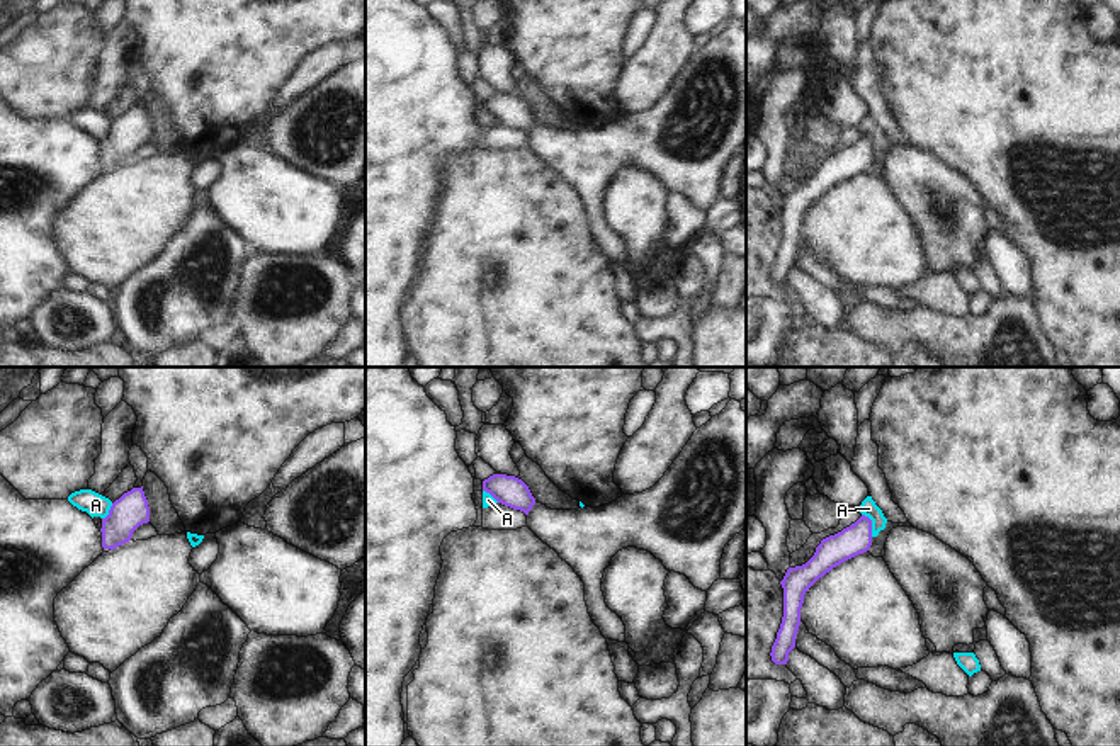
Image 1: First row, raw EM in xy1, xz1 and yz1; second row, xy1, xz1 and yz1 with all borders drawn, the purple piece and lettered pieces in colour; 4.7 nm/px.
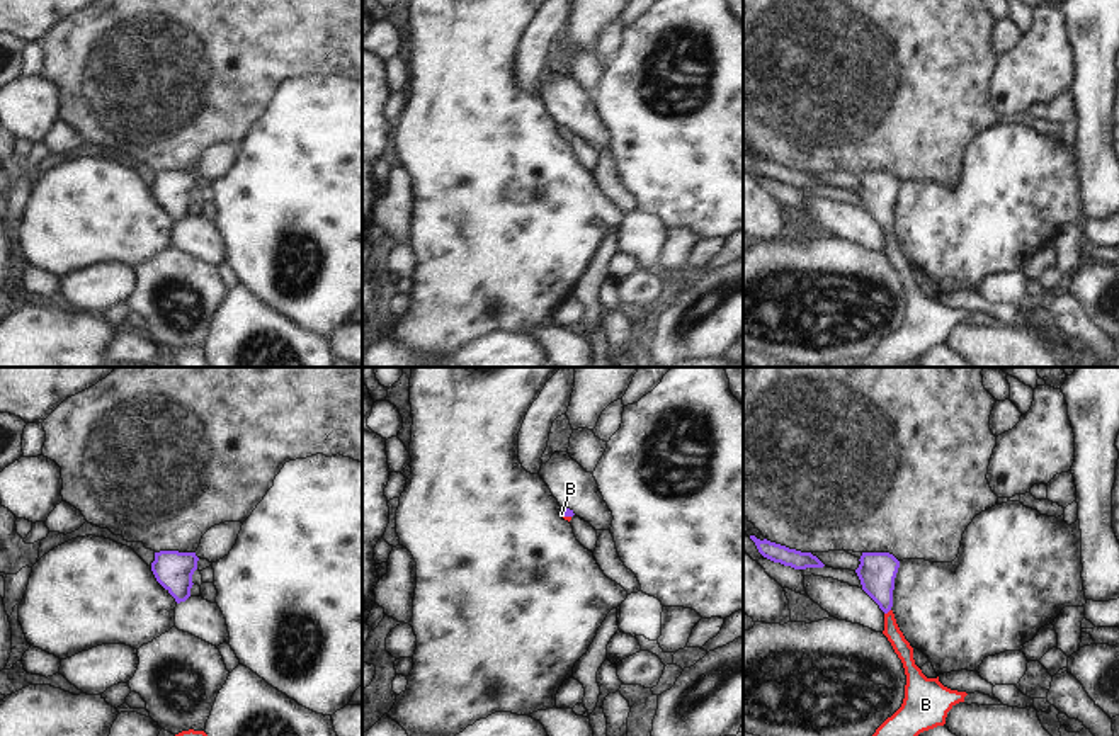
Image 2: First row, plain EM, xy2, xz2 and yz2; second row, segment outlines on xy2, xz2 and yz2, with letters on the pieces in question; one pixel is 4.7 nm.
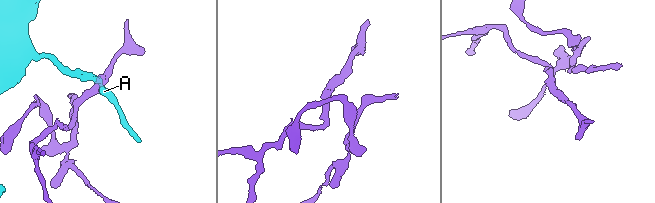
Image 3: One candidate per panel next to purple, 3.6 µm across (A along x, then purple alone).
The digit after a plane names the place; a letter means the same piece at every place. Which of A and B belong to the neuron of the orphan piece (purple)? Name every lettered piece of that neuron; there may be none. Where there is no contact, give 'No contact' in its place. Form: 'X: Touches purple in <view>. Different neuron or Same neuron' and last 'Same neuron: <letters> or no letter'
A: Touches purple in yz1. Different neuron
B: Touches purple in yz2. Same neuron
Same neuron: B

